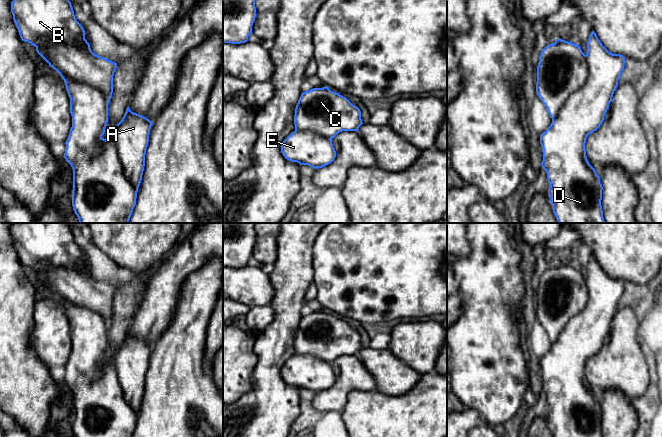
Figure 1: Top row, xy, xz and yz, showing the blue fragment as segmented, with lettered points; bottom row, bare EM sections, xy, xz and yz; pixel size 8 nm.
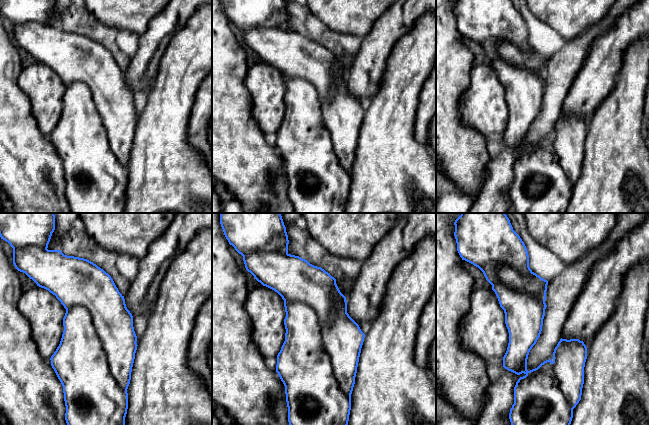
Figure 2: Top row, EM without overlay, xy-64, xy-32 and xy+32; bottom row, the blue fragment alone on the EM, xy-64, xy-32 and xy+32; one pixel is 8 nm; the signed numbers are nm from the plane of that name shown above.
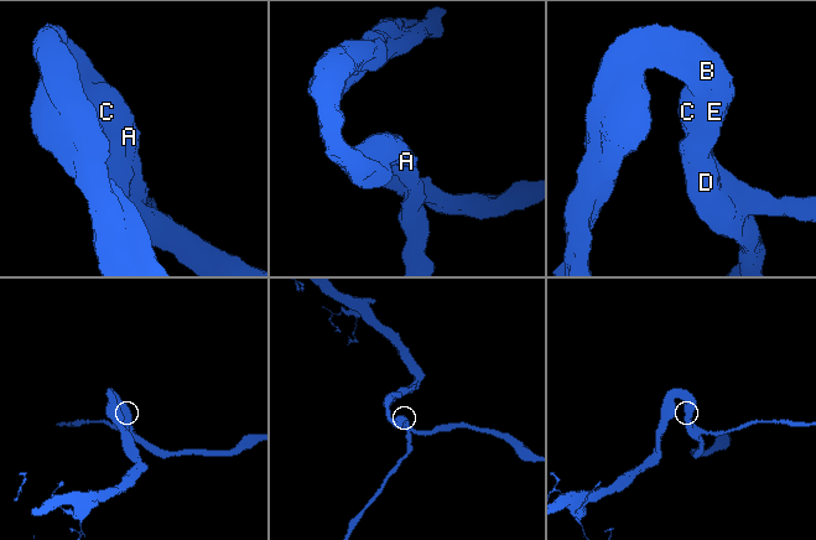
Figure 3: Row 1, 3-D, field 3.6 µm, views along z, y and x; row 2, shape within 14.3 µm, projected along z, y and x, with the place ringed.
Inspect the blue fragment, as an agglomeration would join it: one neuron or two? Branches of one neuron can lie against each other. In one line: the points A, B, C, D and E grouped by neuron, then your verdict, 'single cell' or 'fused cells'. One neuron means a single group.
groups A B C D E; single cell

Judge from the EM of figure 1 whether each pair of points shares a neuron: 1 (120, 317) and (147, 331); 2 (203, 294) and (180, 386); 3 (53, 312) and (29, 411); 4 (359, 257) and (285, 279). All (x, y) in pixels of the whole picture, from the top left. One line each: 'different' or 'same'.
1: different
2: same
3: different
4: different

